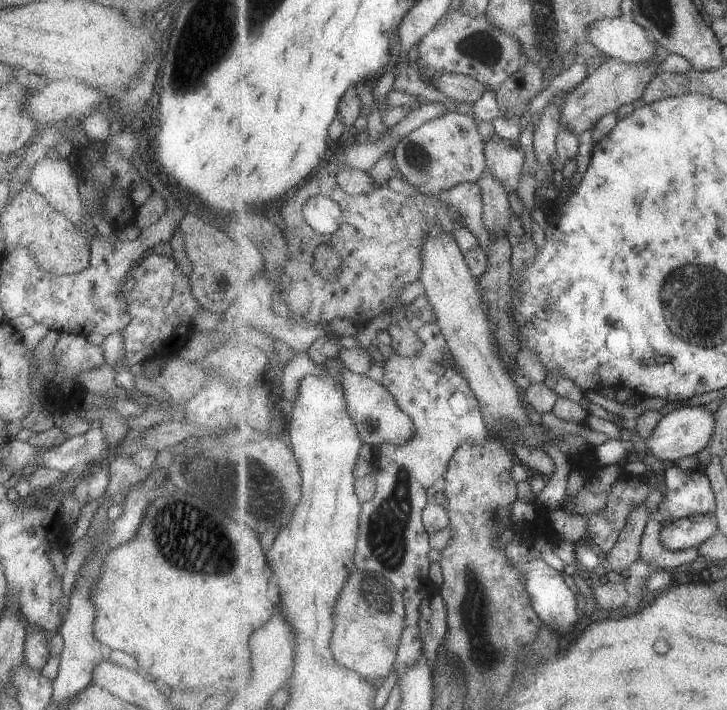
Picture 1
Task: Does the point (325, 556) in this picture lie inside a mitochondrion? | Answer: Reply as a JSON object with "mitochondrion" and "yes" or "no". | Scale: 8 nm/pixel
{"mitochondrion":"no"}

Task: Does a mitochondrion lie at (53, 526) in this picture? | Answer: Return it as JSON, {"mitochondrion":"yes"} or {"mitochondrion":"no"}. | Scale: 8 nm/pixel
{"mitochondrion":"no"}

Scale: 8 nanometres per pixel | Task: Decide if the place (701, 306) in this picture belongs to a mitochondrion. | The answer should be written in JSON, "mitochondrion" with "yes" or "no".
{"mitochondrion":"yes"}

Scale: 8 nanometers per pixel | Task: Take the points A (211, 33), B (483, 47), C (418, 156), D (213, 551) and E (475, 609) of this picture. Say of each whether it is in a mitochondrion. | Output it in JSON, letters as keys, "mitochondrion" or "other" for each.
{"A":"mitochondrion","B":"mitochondrion","C":"mitochondrion","D":"mitochondrion","E":"mitochondrion"}

